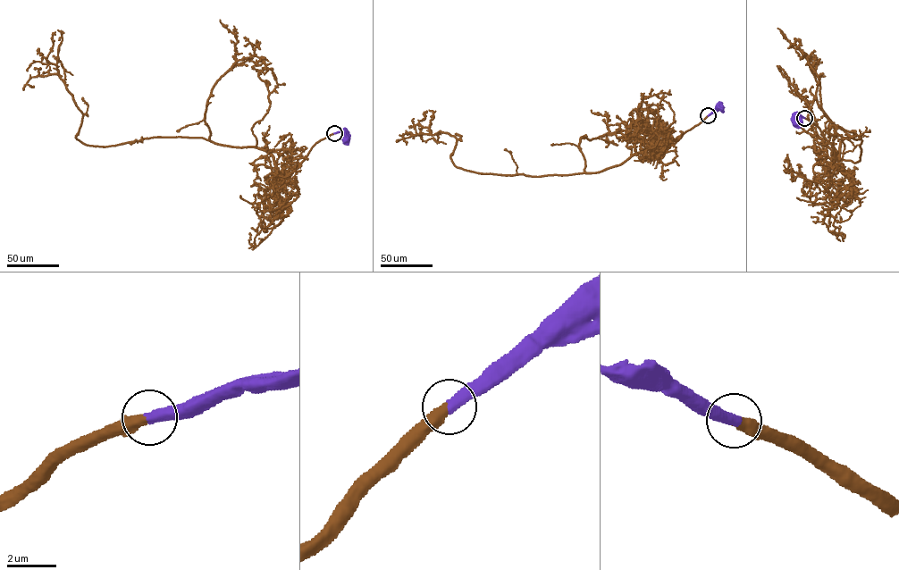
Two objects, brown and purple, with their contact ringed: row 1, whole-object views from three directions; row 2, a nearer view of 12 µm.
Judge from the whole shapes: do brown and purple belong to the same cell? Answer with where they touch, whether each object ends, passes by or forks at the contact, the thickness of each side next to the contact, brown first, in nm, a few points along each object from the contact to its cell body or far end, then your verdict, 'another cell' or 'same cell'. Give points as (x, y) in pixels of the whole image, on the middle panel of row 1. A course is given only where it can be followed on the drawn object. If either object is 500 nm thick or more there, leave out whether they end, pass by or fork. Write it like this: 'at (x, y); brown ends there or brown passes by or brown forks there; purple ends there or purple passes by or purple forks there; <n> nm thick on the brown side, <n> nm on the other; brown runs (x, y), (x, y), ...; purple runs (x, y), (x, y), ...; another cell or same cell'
at (708, 115); 500 nm thick on the brown side, 500 nm on the other; brown runs (708, 115), (676, 139), (599, 171), (530, 176), (457, 167), (450, 156), (457, 138), (418, 122), (426, 111); purple runs (708, 115), (722, 108), (719, 106); same cell

